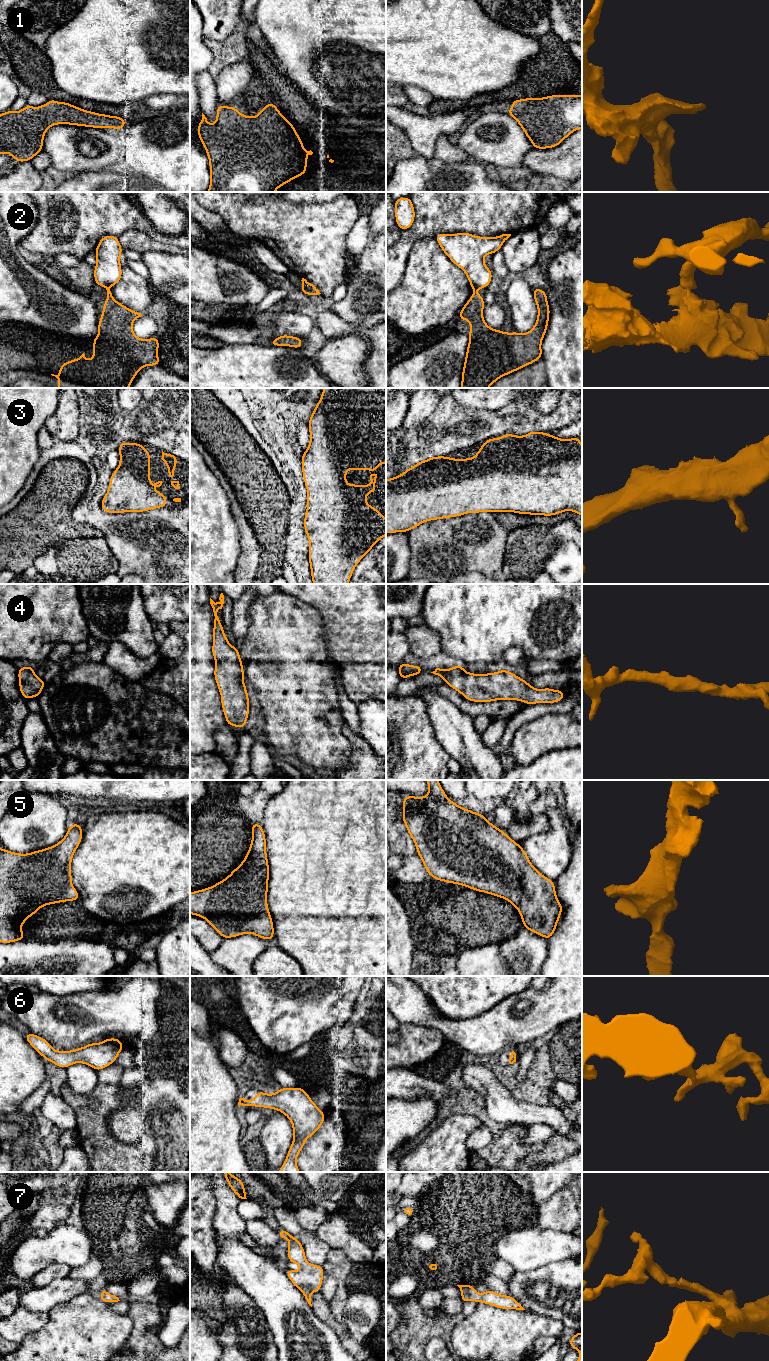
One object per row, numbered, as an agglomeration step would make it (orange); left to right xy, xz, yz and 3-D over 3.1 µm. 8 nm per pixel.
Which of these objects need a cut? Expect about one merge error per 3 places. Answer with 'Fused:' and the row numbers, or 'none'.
Fused: 2

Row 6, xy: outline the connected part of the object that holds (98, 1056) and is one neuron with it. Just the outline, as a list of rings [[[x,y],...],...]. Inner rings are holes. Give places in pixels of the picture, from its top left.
[[[31,1032],[25,1034],[24,1037],[46,1061],[50,1061],[56,1066],[65,1069],[75,1063],[83,1063],[94,1068],[96,1071],[100,1071],[113,1064],[124,1048],[120,1039],[107,1038],[97,1044],[91,1042],[75,1050],[59,1050],[56,1052],[43,1037],[34,1035]]]

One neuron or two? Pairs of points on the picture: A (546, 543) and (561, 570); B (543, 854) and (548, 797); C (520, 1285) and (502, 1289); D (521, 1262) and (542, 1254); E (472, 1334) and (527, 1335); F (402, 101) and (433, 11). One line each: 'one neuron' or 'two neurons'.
A: two neurons
B: one neuron
C: two neurons
D: one neuron
E: one neuron
F: two neurons

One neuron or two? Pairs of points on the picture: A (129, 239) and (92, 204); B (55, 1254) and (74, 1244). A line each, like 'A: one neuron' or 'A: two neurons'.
A: two neurons
B: one neuron

